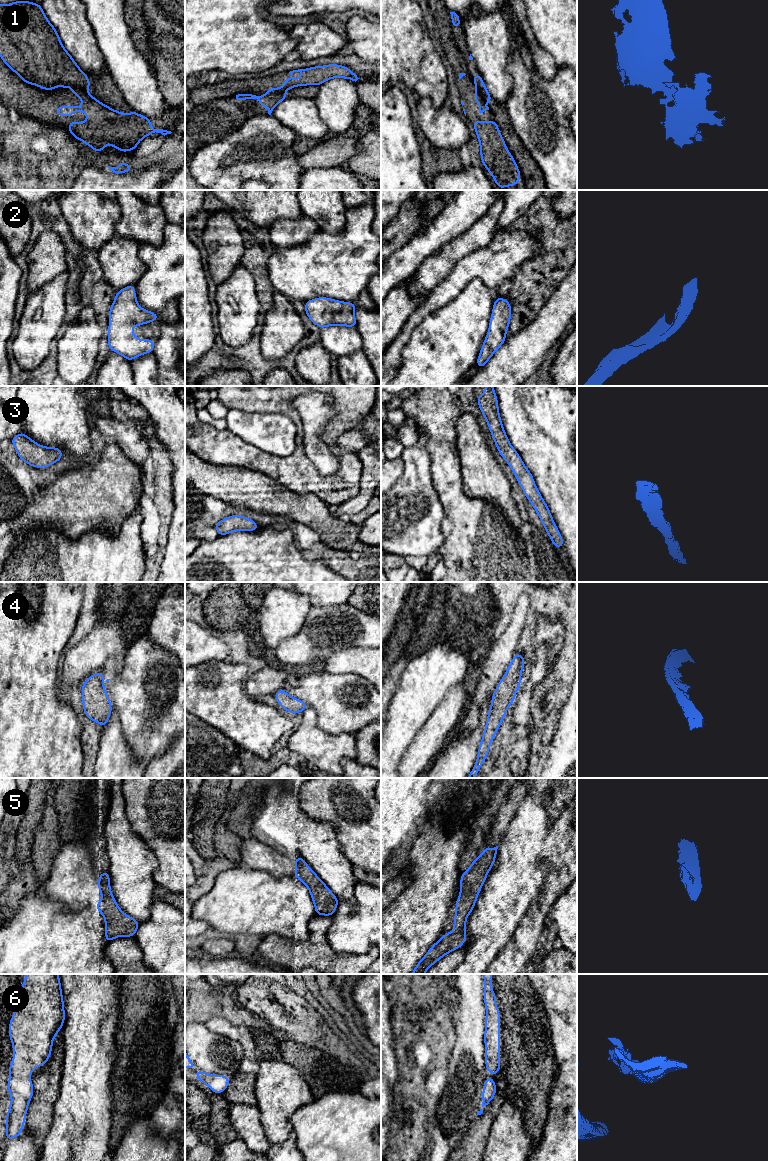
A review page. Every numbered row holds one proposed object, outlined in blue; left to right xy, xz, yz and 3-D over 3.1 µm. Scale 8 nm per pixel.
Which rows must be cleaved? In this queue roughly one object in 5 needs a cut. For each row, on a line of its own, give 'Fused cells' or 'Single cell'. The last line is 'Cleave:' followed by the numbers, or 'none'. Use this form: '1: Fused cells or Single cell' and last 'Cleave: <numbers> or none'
1: Fused cells
2: Single cell
3: Single cell
4: Single cell
5: Single cell
6: Single cell
Cleave: 1

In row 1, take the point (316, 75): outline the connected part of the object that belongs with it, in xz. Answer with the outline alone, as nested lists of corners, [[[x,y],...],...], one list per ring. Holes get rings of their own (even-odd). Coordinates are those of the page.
[[[329,64],[325,66],[314,66],[312,68],[304,68],[290,71],[289,74],[292,75],[294,72],[301,72],[302,77],[300,80],[295,80],[290,76],[283,84],[281,88],[268,88],[268,94],[283,93],[284,91],[306,85],[319,86],[325,81],[332,78],[346,78],[352,81],[357,81],[359,78],[355,73],[353,73],[348,67]]]

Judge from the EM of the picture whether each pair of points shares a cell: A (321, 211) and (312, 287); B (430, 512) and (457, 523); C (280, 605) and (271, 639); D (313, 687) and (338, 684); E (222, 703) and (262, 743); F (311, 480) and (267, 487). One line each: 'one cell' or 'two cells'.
A: two cells
B: two cells
C: one cell
D: one cell
E: one cell
F: two cells

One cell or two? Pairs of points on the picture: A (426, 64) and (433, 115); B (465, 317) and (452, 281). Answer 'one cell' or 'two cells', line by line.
A: two cells
B: two cells

